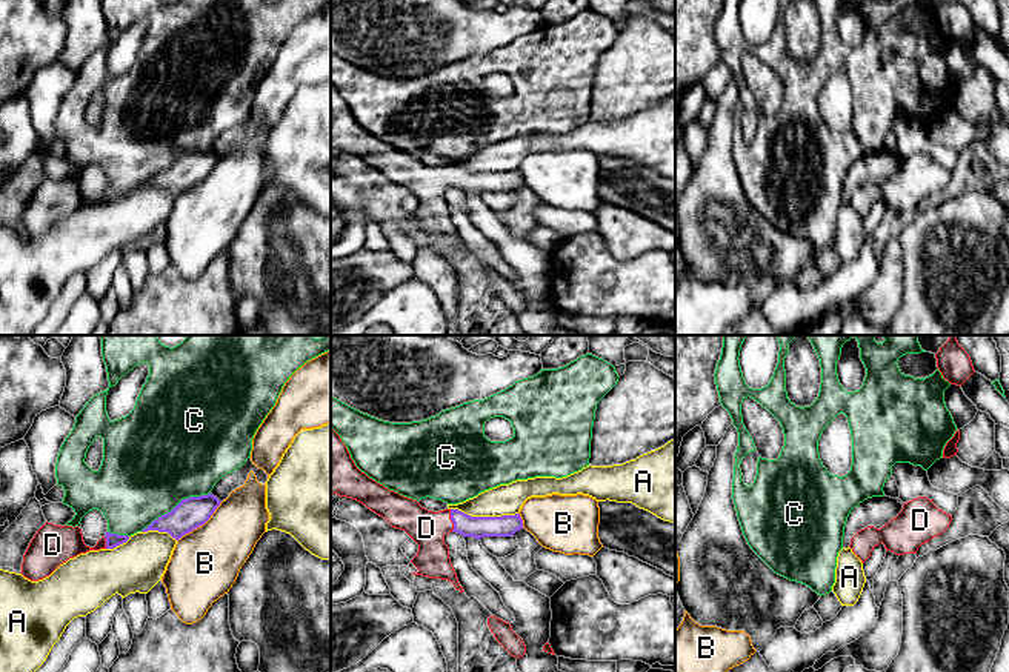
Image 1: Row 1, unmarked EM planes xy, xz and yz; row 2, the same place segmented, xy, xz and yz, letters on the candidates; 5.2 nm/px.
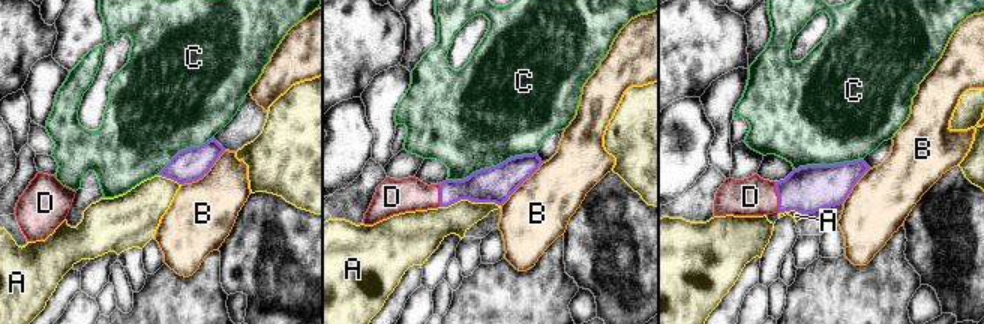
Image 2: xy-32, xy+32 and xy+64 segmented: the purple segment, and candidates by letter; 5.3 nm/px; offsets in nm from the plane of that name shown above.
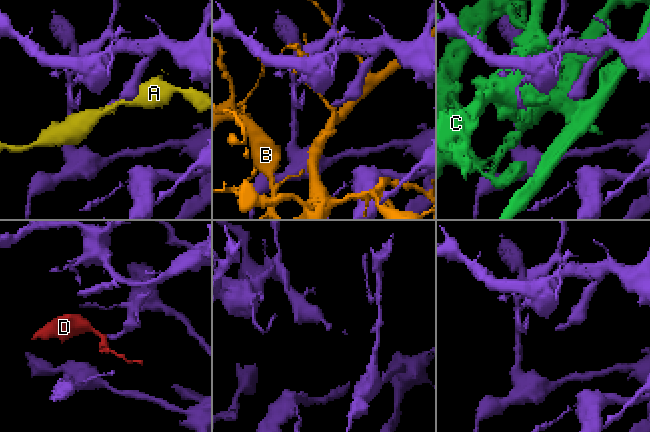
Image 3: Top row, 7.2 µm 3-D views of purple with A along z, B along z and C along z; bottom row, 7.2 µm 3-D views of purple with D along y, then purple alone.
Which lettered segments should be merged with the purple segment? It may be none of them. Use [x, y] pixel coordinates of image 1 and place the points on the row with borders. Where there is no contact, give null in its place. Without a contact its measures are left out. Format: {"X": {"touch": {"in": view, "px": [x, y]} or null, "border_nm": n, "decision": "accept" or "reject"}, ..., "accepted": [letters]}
{"A": {"touch": {"in": "xz", "px": [485, 517]}, "border_nm": 360, "decision": "reject"}, "B": {"touch": {"in": "xy", "px": [200, 525]}, "border_nm": 320, "decision": "reject"}, "C": {"touch": {"in": "xy", "px": [176, 506]}, "border_nm": 420, "decision": "reject"}, "D": {"touch": {"in": "xz", "px": [451, 518]}, "border_nm": 120, "decision": "accept"}, "accepted": ["D"]}

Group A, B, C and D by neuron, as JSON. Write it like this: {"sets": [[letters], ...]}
{"sets": [["A"], ["B"], ["C"], ["D"]]}

